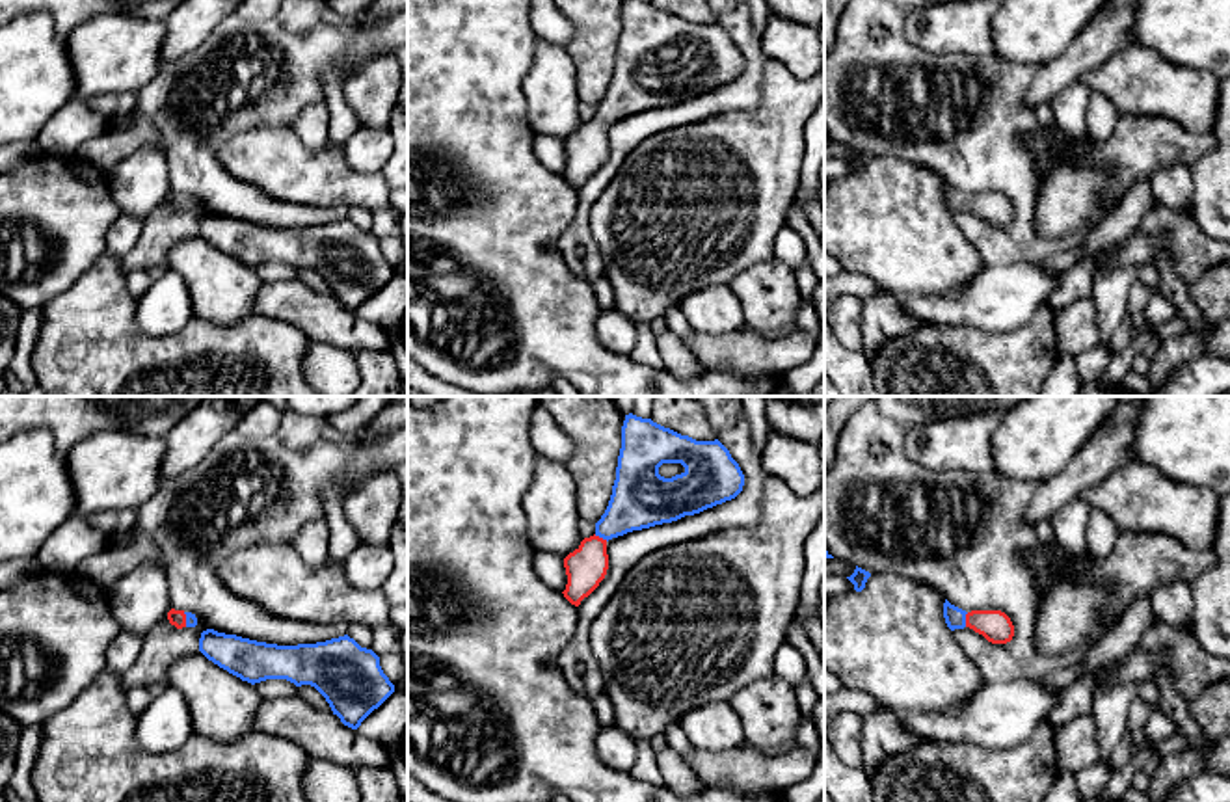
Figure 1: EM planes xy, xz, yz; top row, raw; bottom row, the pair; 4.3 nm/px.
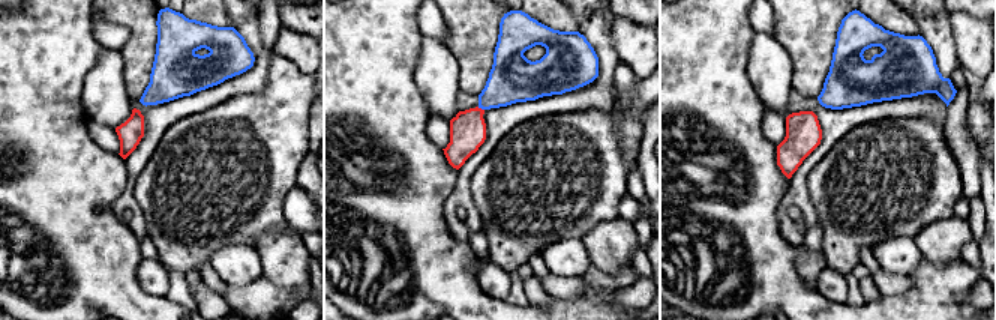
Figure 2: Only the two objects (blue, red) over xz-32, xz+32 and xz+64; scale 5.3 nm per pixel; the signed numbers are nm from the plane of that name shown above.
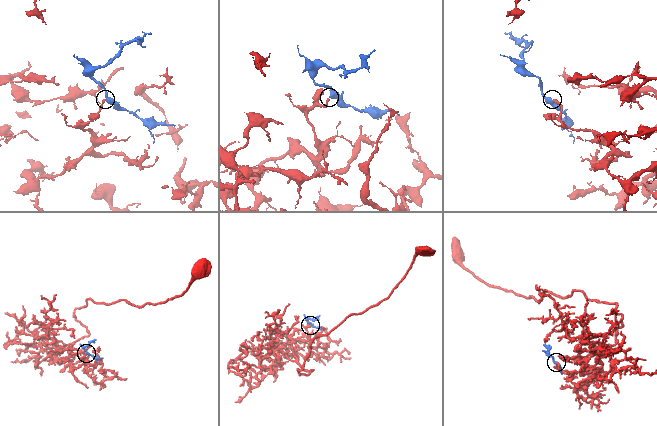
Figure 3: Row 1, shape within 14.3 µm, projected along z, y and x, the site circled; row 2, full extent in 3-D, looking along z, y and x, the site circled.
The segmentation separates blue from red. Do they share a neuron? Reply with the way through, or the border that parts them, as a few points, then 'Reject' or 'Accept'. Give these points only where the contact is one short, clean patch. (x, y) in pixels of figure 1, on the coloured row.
Path across: yz (955, 618), (964, 620), (994, 626). Accept

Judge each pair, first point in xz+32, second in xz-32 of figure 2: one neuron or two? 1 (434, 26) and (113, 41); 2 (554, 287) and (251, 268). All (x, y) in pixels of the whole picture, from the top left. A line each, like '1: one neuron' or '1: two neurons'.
1: one neuron
2: two neurons

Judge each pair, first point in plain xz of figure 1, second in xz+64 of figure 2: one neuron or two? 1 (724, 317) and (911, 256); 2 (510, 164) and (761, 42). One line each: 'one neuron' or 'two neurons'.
1: one neuron
2: two neurons

